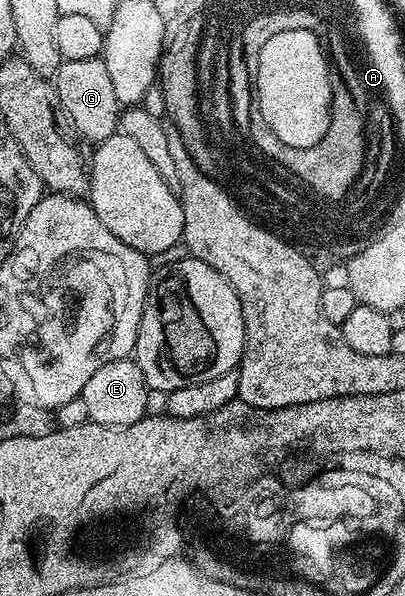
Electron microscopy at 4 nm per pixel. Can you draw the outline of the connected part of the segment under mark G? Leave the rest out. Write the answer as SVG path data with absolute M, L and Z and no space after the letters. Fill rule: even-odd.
M103 57L61 61L54 75L54 85L65 116L85 143L99 144L117 133L122 107L114 96L114 83L110 80L110 72L106 72Z

